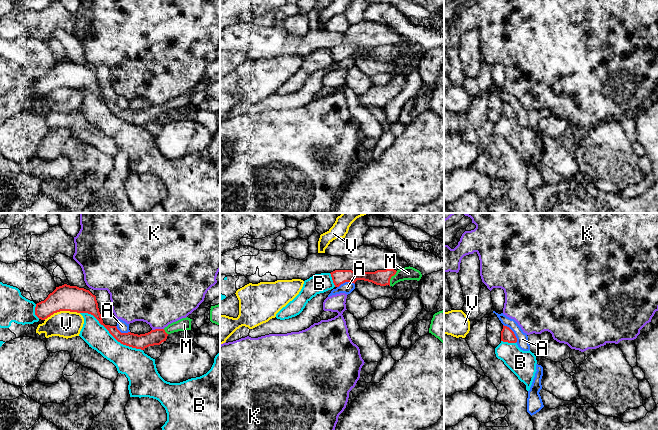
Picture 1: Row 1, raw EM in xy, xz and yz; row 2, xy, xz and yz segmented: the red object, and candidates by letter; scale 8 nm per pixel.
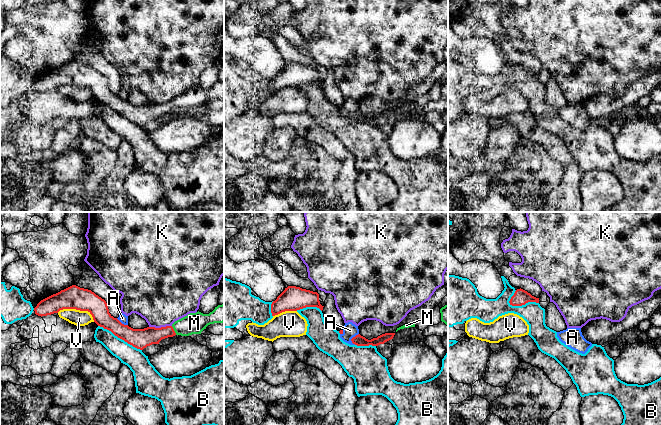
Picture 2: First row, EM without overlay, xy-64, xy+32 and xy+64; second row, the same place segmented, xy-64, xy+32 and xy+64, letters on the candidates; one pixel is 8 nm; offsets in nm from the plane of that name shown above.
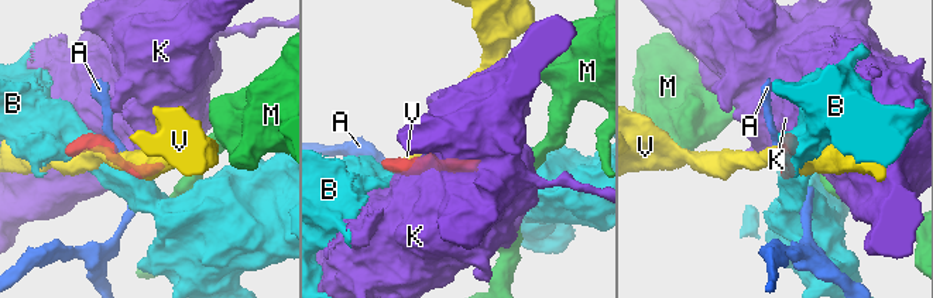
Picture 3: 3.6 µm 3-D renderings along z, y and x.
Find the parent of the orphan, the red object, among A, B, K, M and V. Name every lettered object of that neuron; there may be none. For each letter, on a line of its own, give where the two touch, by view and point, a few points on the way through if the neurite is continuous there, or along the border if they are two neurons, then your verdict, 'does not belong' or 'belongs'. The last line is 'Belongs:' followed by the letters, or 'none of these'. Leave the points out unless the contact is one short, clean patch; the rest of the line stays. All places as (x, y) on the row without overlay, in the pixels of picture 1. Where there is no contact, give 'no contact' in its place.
A: meets red in yz at (513, 108); does not belong
B: meets red in xy at (111, 110); does not belong
K: meets red in xy at (157, 105); border along xy (163, 104), (152, 106); does not belong
M: meets red in xz at (390, 54); runs through xz (380, 53), (390, 54), (408, 49); belongs
V: meets red in xy at (61, 86); border along xy (79, 88), (57, 87), (44, 95); does not belong
Belongs: M

